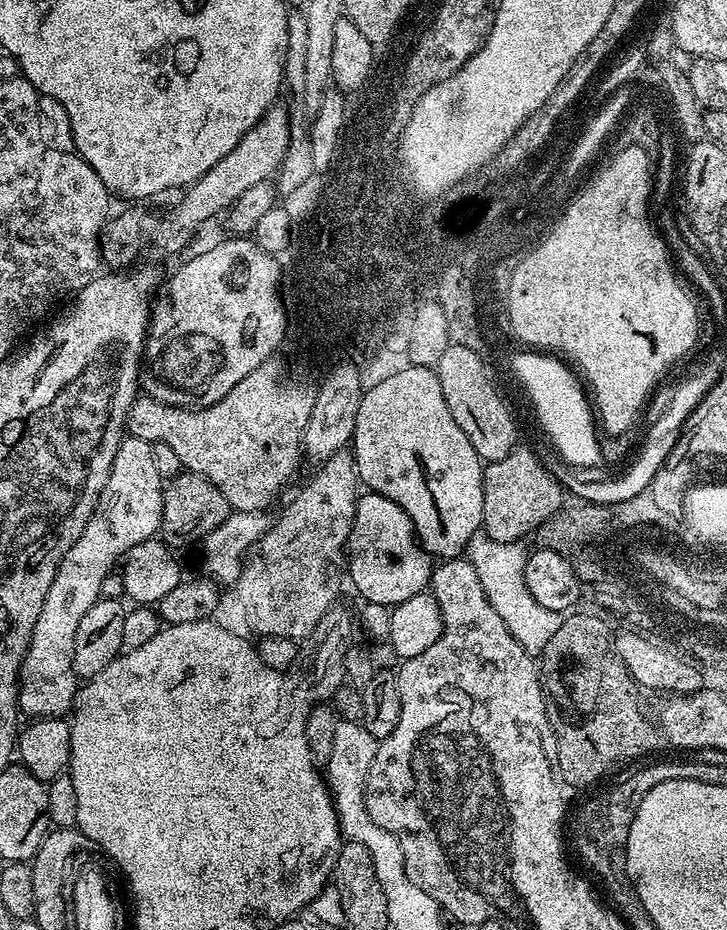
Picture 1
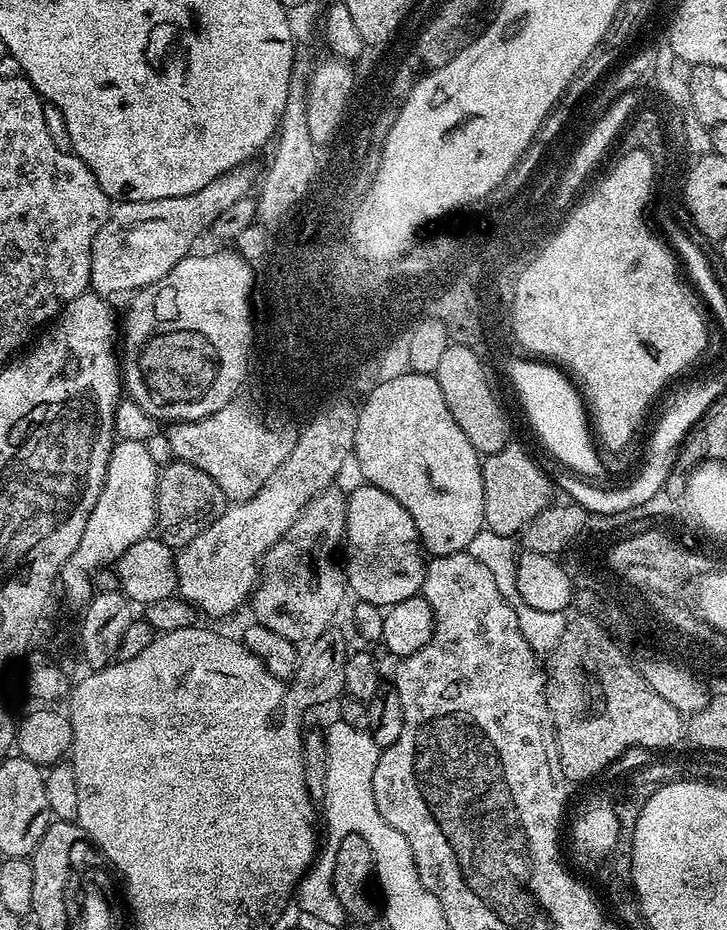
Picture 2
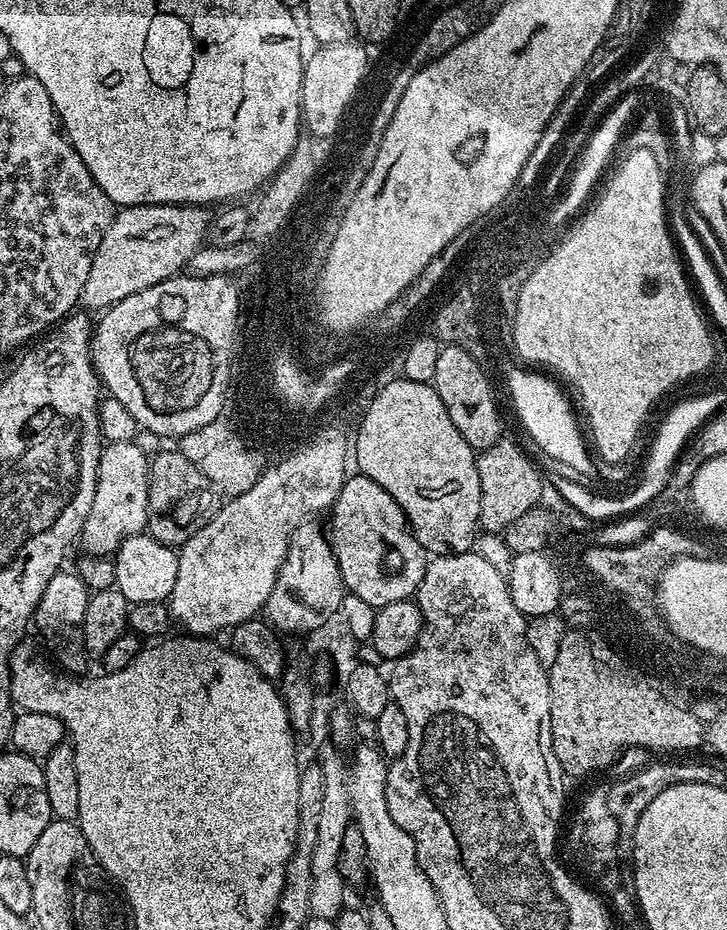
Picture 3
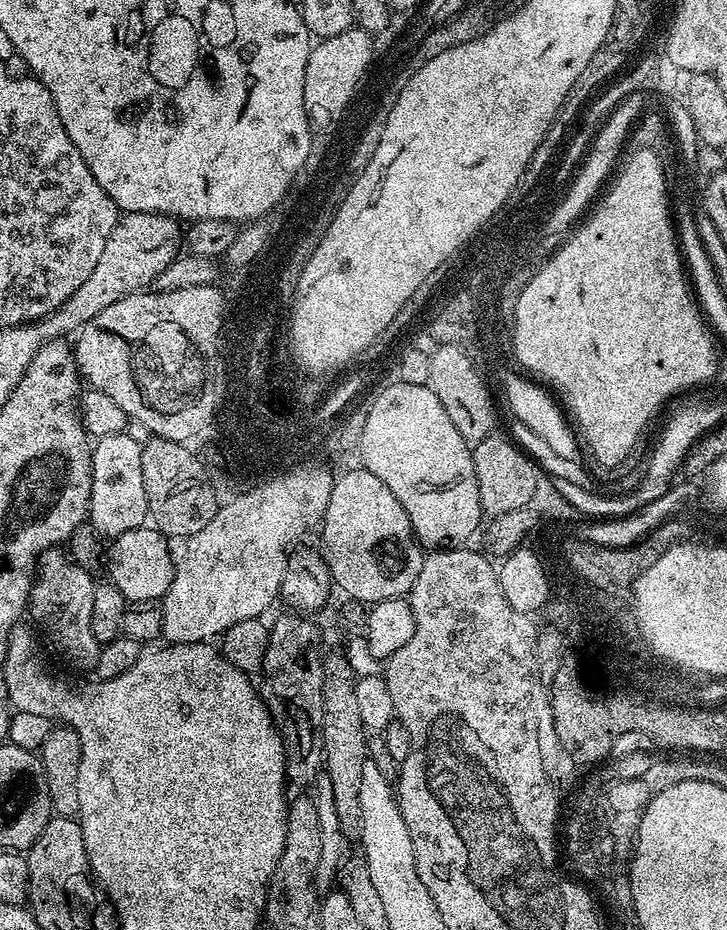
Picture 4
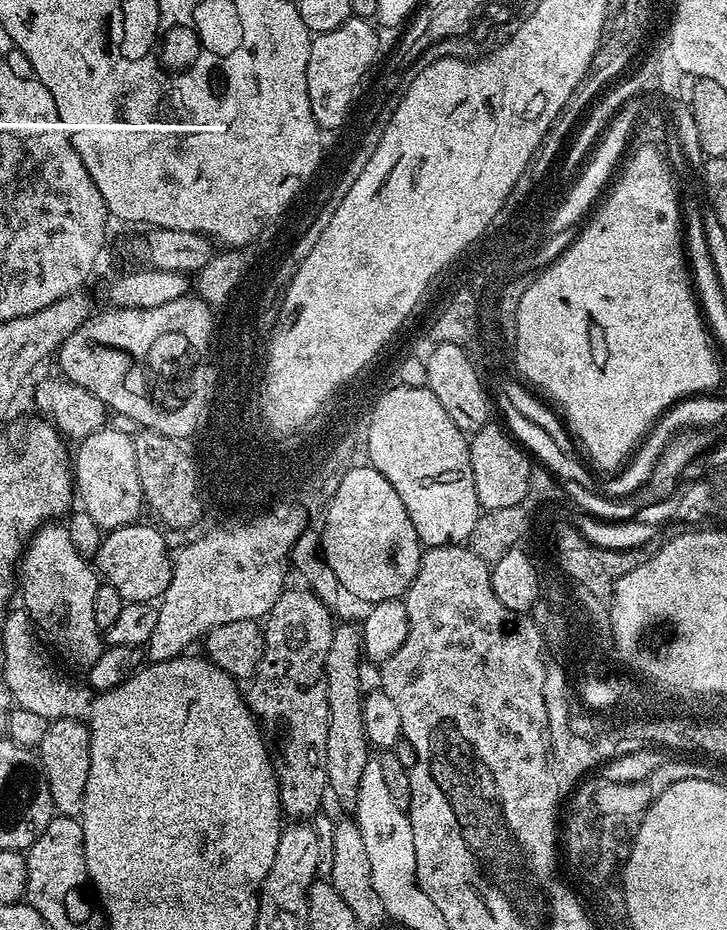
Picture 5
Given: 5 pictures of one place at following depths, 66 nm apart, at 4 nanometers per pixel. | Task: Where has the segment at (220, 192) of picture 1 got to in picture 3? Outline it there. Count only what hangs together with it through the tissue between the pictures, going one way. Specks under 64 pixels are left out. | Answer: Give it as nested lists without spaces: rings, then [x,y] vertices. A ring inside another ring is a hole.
[[[136,204],[113,215],[90,262],[90,275],[82,286],[80,304],[107,310],[122,298],[177,275],[194,253],[201,251],[208,232],[210,212],[194,204]]]

